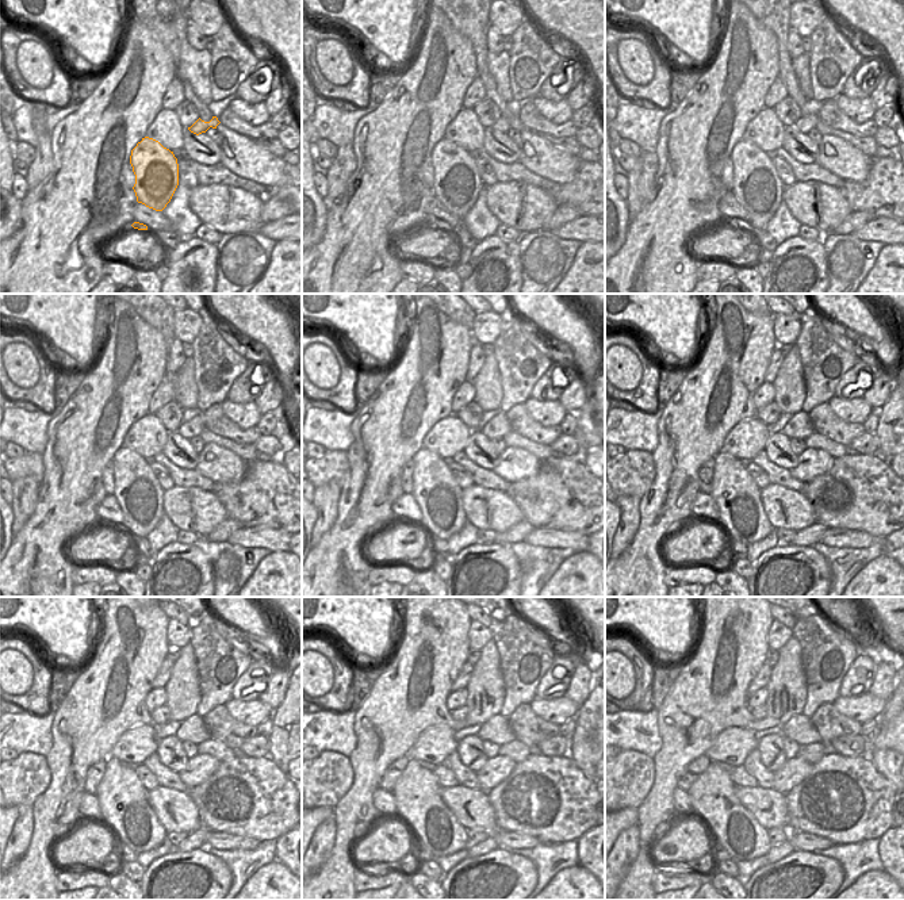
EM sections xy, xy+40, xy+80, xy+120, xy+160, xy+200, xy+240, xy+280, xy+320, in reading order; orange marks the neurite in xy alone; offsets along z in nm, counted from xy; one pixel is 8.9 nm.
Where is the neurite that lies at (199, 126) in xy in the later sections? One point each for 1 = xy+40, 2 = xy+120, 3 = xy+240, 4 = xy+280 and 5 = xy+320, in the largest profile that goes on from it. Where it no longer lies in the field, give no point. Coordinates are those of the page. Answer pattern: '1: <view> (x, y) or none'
1: xy+40 (504, 125)
2: xy+120 (195, 425)
3: xy+240 (194, 730)
4: xy+280 (497, 730)
5: xy+320 (799, 728)

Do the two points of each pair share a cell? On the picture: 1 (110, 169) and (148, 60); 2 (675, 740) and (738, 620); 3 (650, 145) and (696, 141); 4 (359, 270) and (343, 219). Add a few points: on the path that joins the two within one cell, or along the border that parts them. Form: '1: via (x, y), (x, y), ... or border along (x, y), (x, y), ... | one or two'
1: via (110, 142), (110, 123), (127, 100), (131, 87) | one
2: via (694, 711), (711, 693), (712, 682), (730, 650) | one
3: border along (666, 115), (661, 122), (655, 150) | two
4: via (355, 257), (355, 232) | one

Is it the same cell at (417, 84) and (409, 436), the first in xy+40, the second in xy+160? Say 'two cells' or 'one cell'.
one cell

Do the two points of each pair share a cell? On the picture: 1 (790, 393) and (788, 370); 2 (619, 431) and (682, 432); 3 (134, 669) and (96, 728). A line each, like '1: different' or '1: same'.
1: same
2: different
3: same

